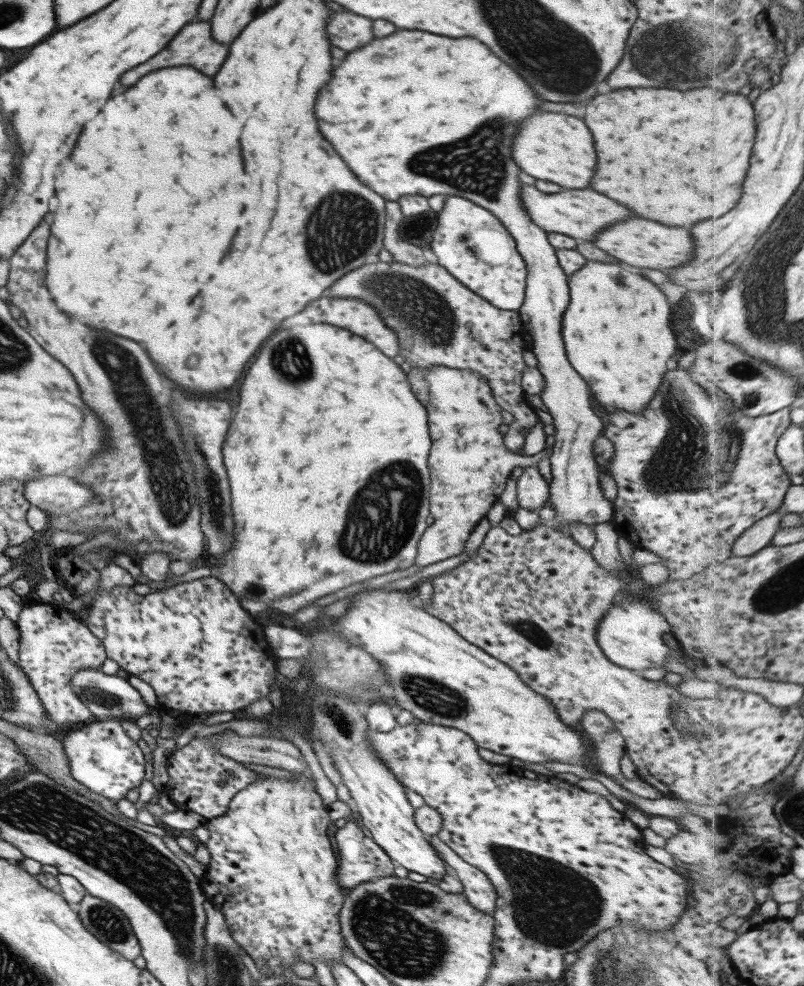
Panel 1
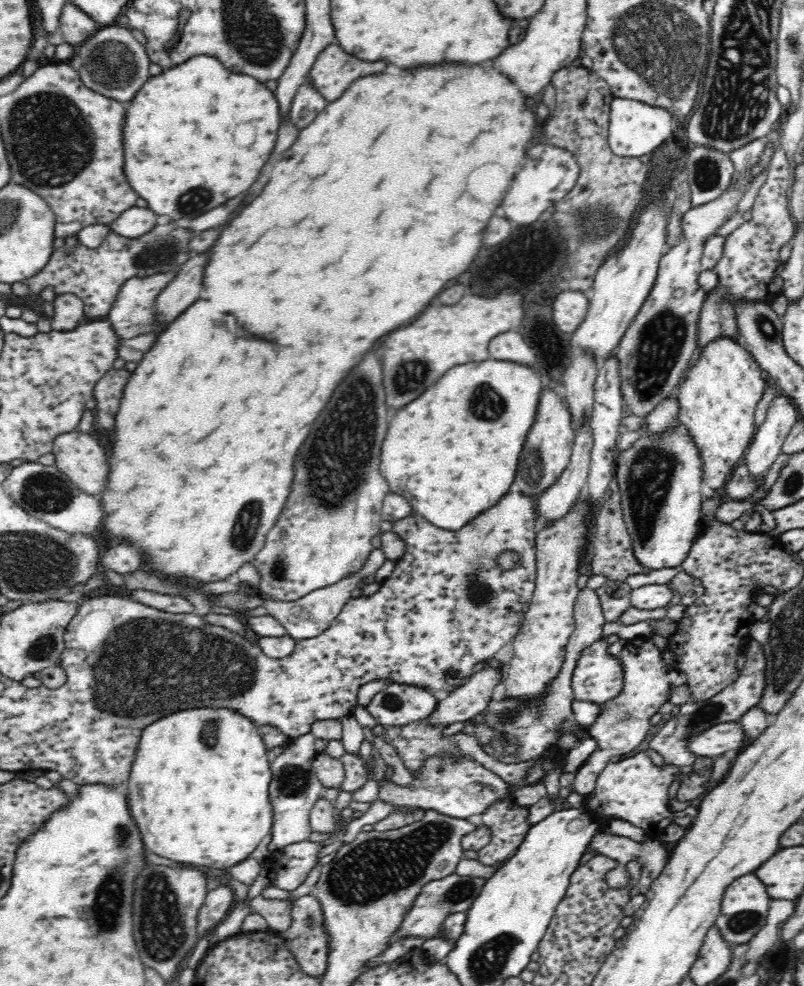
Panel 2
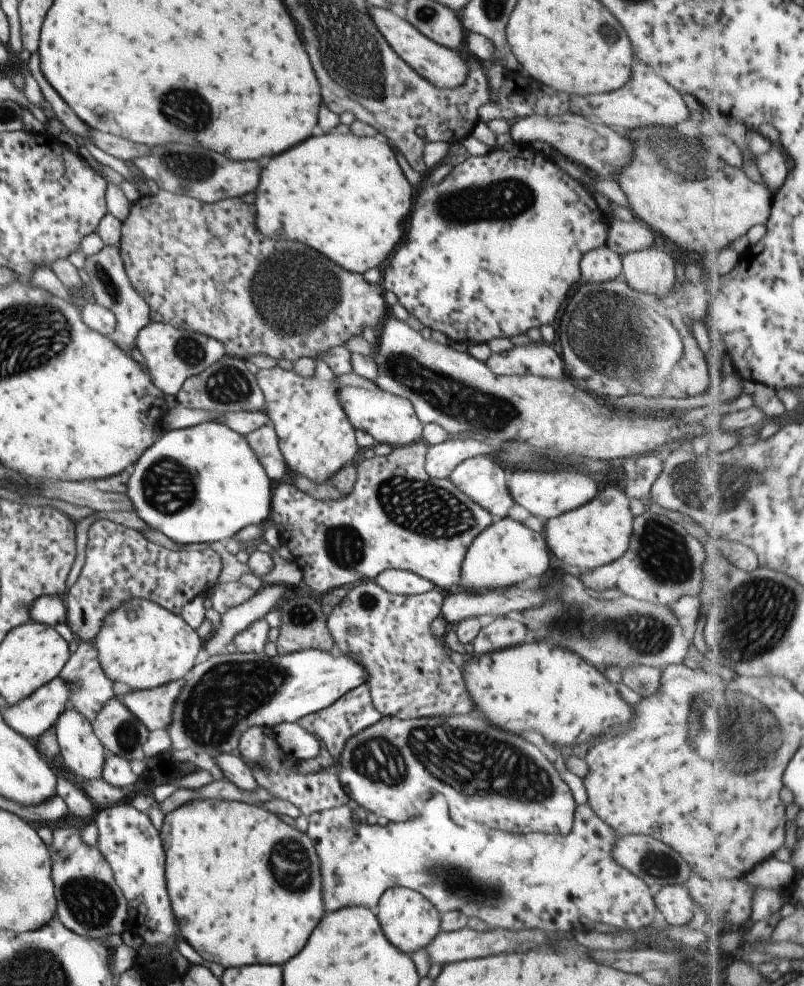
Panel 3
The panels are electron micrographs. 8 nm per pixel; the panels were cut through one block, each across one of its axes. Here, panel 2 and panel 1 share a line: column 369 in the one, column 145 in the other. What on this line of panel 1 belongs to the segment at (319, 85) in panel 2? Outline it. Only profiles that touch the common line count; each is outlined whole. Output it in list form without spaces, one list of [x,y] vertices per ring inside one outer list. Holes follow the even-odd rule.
[[[194,22],[185,23],[181,30],[173,36],[173,40],[169,40],[169,44],[165,44],[165,48],[161,52],[157,52],[157,56],[149,58],[143,66],[139,64],[137,68],[131,68],[129,72],[125,72],[121,78],[119,78],[119,84],[121,86],[131,86],[135,84],[141,76],[145,76],[147,72],[153,72],[153,70],[159,70],[159,68],[169,68],[169,66],[191,66],[195,68],[197,72],[201,72],[203,76],[213,76],[221,63],[225,60],[228,52],[228,46],[218,44],[211,39],[211,26],[209,22]]]

